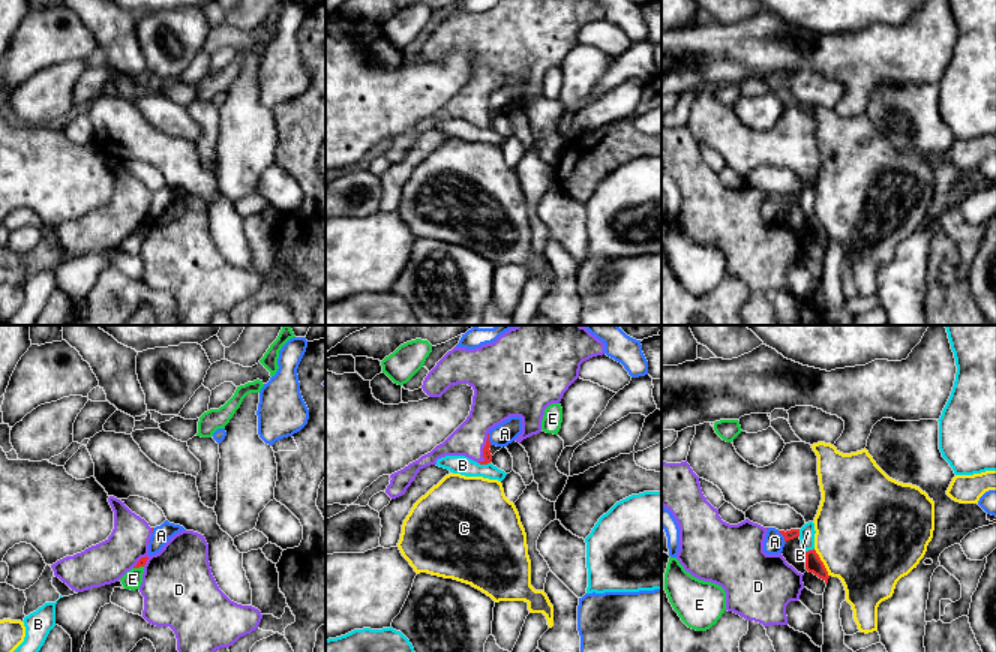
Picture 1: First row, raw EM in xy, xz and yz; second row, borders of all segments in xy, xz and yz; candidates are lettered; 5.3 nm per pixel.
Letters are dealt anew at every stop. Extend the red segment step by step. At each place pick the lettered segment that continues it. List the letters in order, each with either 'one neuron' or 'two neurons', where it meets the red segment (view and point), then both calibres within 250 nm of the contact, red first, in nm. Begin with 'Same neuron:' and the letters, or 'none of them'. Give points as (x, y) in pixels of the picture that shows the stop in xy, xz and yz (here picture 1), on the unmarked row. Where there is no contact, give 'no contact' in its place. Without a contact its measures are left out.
Same neuron: D
A: two neurons | xz (488, 104) | 50/120 nm
B: two neurons | xz (485, 128) | 50/100 nm
C: two neurons | yz (822, 227) | 90/500 nm
D: one neuron | xz (483, 113) | 50/220 nm
E: two neurons | xy (138, 231) | 50/100 nm

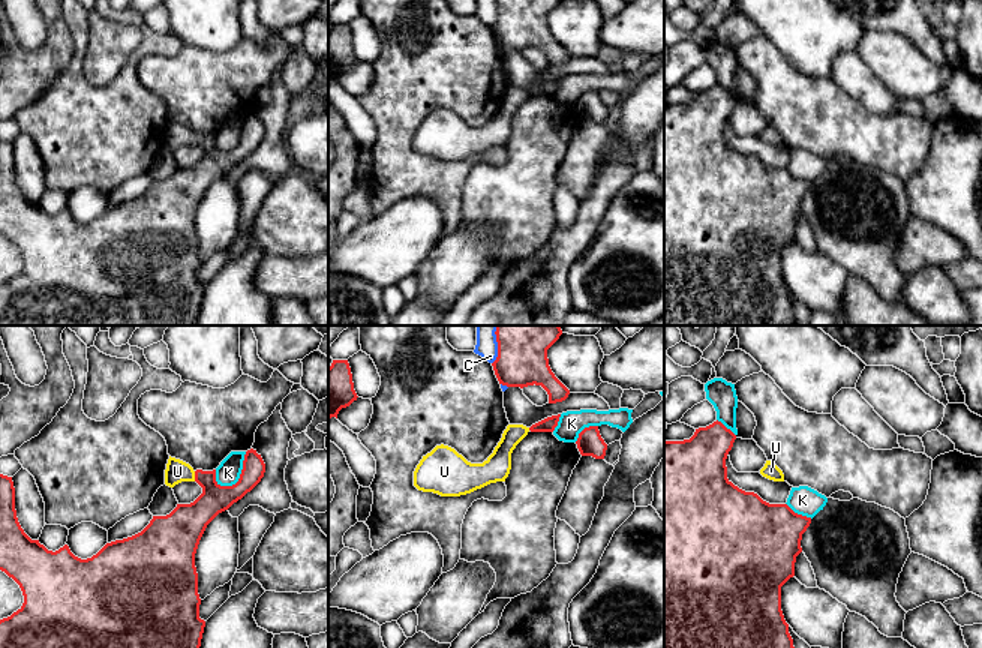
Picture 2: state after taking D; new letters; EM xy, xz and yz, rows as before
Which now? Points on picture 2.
Same neuron: U
C: two neurons | xz (498, 14) | 280/120 nm
K: two neurons | xy (240, 140) | 160/130 nm
U: one neuron | xy (195, 140) | 190/120 nm

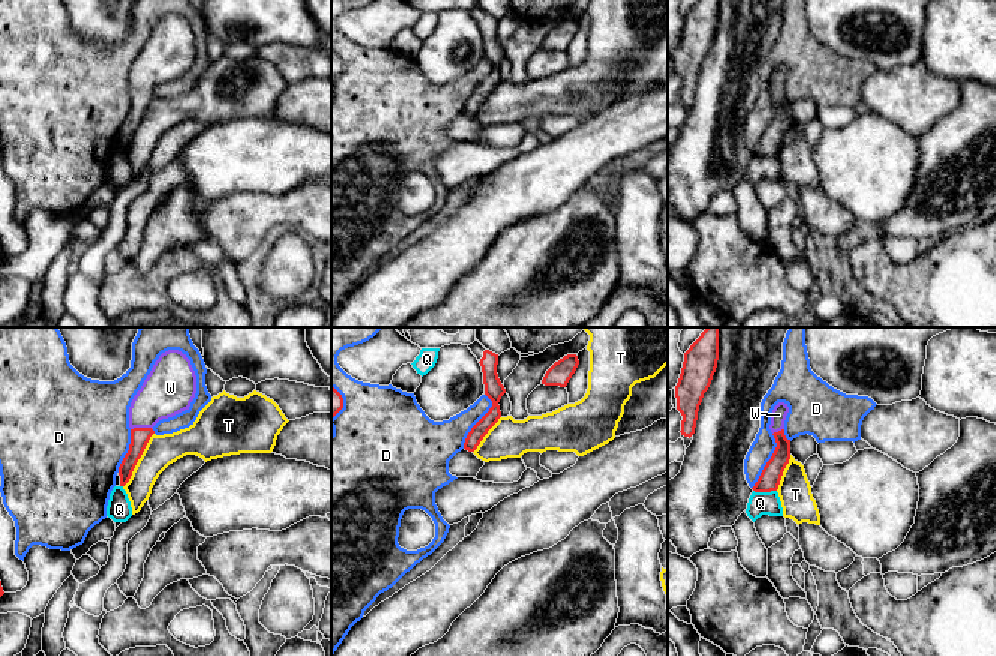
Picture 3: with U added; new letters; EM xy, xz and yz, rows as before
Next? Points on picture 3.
Same neuron: W
D: two neurons | xz (479, 84) | 100/220 nm
Q: two neurons | yz (765, 155) | 120/130 nm
T: two neurons | xy (138, 122) | 100/170 nm
W: one neuron | xy (141, 92) | 100/260 nm

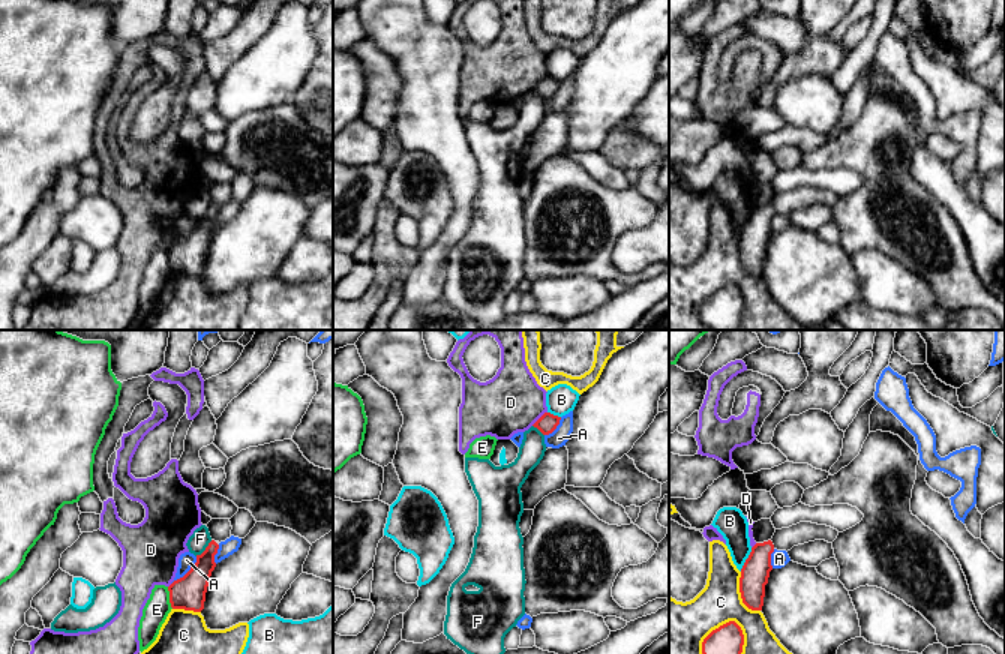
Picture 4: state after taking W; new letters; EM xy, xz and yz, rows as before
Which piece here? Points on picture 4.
Same neuron: none of them
A: two neurons | xy (188, 236) | 180/90 nm
B: two neurons | yz (746, 224) | 150/160 nm
C: two neurons | yz (705, 302) | 200/380 nm
D: two neurons | xz (540, 81) | 100/320 nm
E: two neurons | xy (170, 261) | 180/140 nm
F: two neurons | xy (206, 213) | 180/110 nm

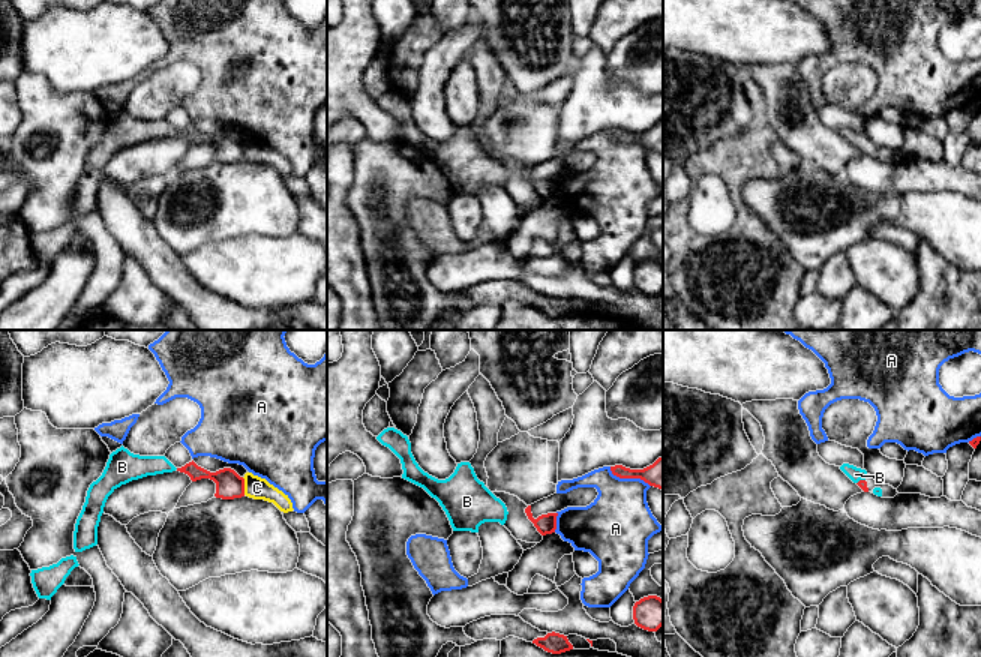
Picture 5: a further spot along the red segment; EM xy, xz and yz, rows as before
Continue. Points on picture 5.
Same neuron: B
A: two neurons | xz (629, 141) | 150/360 nm
B: one neuron | yz (860, 144) | 50/80 nm
C: two neurons | xy (243, 150) | 150/120 nm

